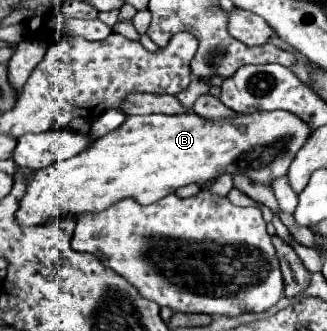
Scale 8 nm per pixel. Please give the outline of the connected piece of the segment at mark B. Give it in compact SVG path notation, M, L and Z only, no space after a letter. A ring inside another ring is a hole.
M286 111L236 115L228 121L206 121L196 113L130 115L118 129L96 139L82 153L28 175L16 223L32 227L62 217L78 219L84 213L100 213L126 197L150 205L182 185L204 183L222 173L242 173L252 181L270 185L272 179L288 173L296 151L310 133L306 123Z

